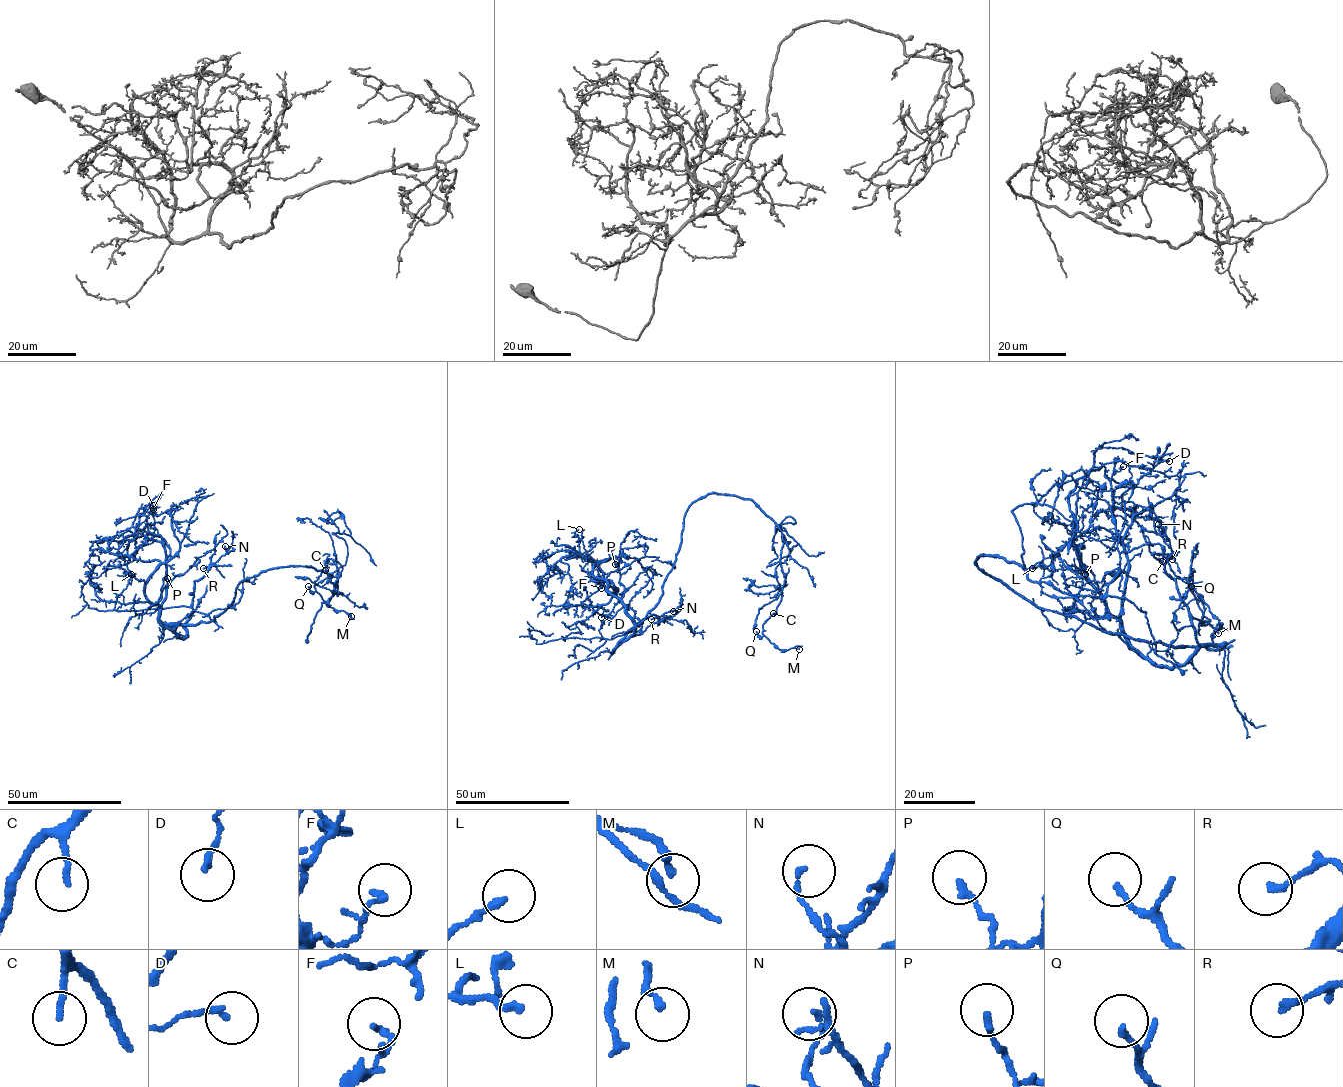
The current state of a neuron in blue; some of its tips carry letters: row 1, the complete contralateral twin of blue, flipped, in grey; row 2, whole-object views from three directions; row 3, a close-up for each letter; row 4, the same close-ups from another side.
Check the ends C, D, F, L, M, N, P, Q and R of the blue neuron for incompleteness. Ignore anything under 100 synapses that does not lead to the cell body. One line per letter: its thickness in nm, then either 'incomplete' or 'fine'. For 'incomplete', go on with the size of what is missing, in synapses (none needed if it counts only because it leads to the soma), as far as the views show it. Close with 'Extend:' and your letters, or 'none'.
C: 150 nm | fine
D: 160 nm | fine
F: 170 nm | fine
L: 200 nm | fine
M: 200 nm | fine
N: 140 nm | fine
P: 180 nm | fine
Q: 150 nm | fine
R: 170 nm | fine
Extend: none

